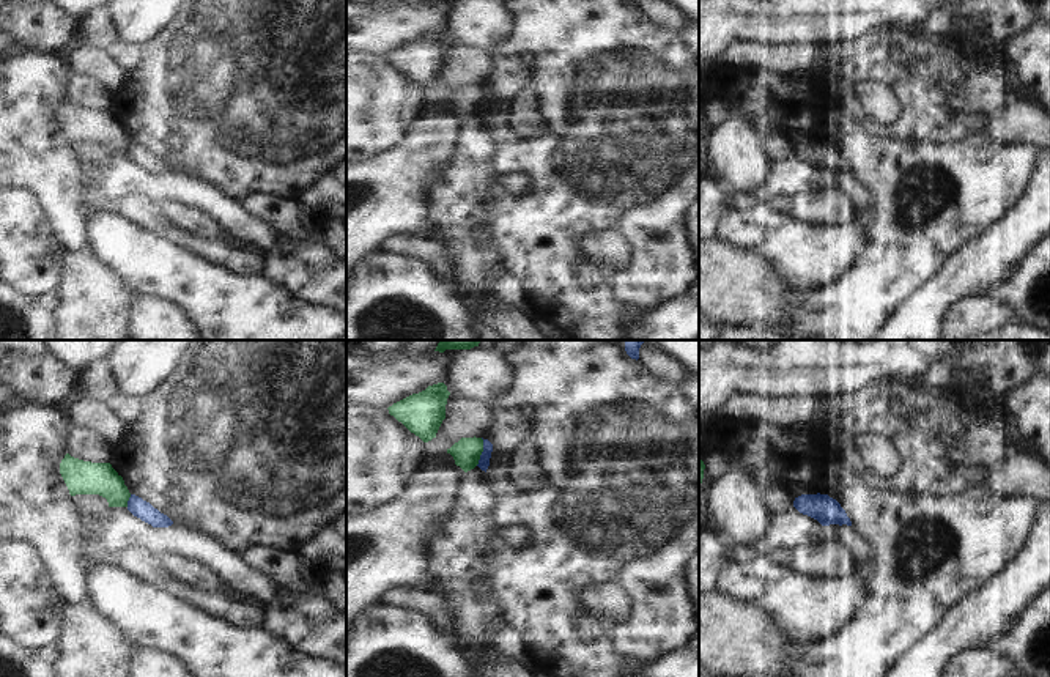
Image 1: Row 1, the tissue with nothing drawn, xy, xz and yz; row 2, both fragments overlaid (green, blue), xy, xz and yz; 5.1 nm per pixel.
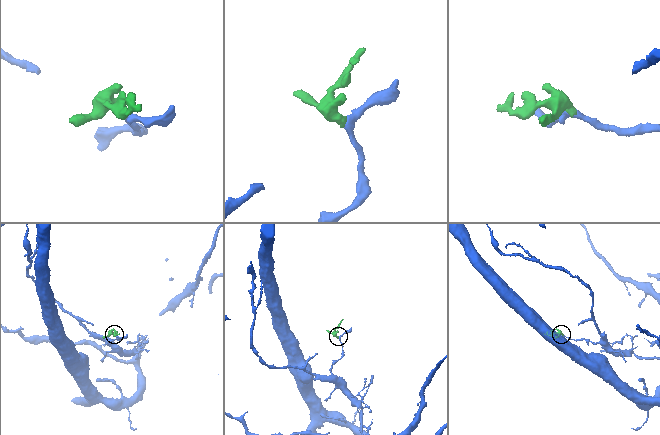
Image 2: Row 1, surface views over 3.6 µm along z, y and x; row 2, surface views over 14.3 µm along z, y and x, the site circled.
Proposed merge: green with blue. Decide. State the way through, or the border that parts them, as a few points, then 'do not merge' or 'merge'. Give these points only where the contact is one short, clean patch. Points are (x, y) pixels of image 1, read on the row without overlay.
along xz (482, 85), (482, 101), (476, 112) | do not merge

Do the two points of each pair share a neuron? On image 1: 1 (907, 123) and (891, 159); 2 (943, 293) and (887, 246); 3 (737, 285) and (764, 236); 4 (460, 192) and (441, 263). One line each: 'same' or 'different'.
1: different
2: different
3: different
4: different

